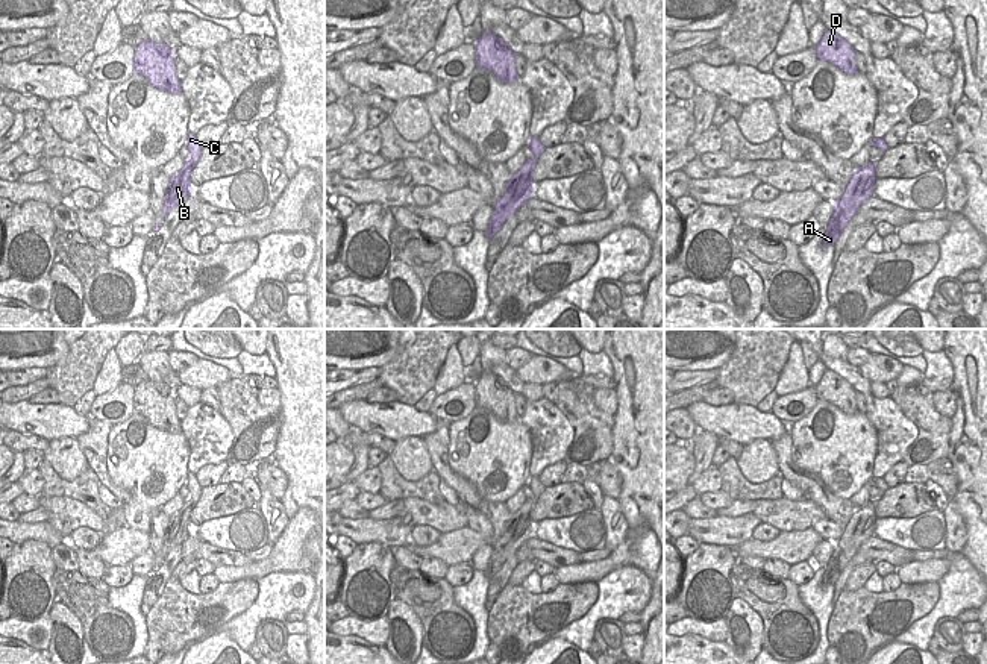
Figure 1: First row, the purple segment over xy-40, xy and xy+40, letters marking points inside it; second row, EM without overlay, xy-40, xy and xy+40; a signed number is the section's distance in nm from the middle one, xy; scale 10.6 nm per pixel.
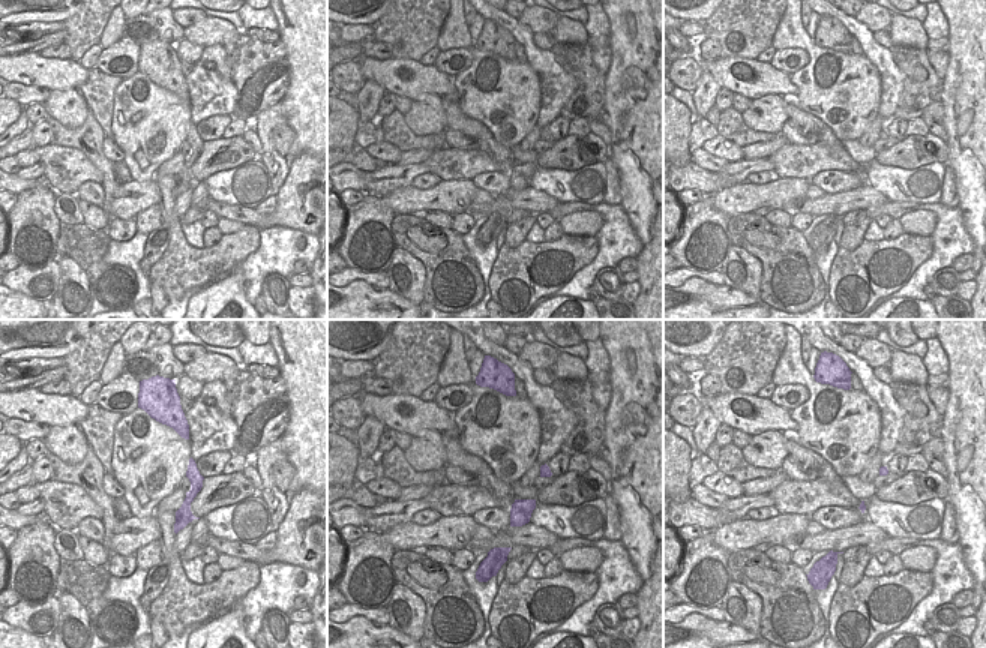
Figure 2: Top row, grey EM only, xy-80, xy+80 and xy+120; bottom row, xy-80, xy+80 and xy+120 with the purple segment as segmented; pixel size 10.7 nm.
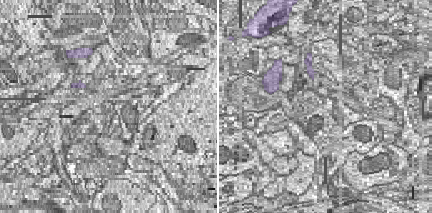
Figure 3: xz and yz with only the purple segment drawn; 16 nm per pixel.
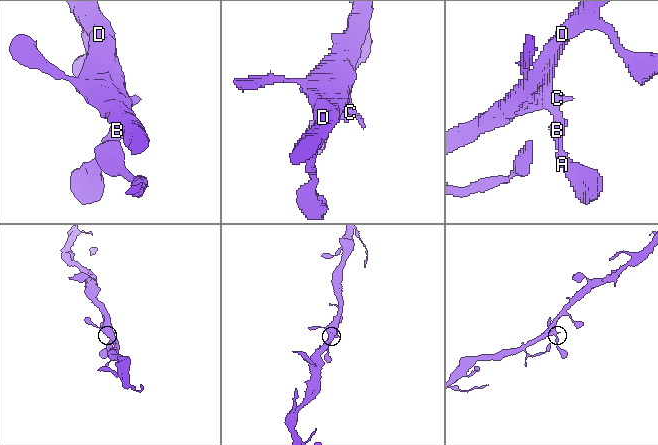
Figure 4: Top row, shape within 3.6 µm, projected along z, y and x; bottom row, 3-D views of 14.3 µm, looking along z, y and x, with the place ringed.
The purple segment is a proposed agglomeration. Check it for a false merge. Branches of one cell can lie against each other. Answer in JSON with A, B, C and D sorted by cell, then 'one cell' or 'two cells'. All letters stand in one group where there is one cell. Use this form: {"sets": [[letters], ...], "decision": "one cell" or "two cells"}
{"sets": [["A", "B", "C", "D"]], "decision": "one cell"}

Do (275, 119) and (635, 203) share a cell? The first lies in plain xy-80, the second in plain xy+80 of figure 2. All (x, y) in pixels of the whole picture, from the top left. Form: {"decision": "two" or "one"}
{"decision": "two"}

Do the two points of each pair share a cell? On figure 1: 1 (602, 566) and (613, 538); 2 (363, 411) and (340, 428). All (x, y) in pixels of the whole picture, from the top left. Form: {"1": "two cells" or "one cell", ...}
{"1": "two cells", "2": "two cells"}

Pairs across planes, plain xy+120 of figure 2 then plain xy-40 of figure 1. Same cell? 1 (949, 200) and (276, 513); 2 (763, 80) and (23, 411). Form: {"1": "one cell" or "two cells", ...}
{"1": "one cell", "2": "one cell"}

